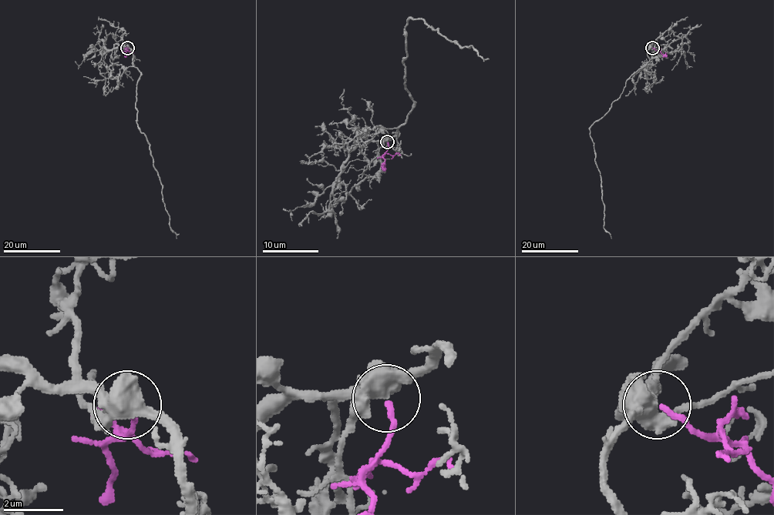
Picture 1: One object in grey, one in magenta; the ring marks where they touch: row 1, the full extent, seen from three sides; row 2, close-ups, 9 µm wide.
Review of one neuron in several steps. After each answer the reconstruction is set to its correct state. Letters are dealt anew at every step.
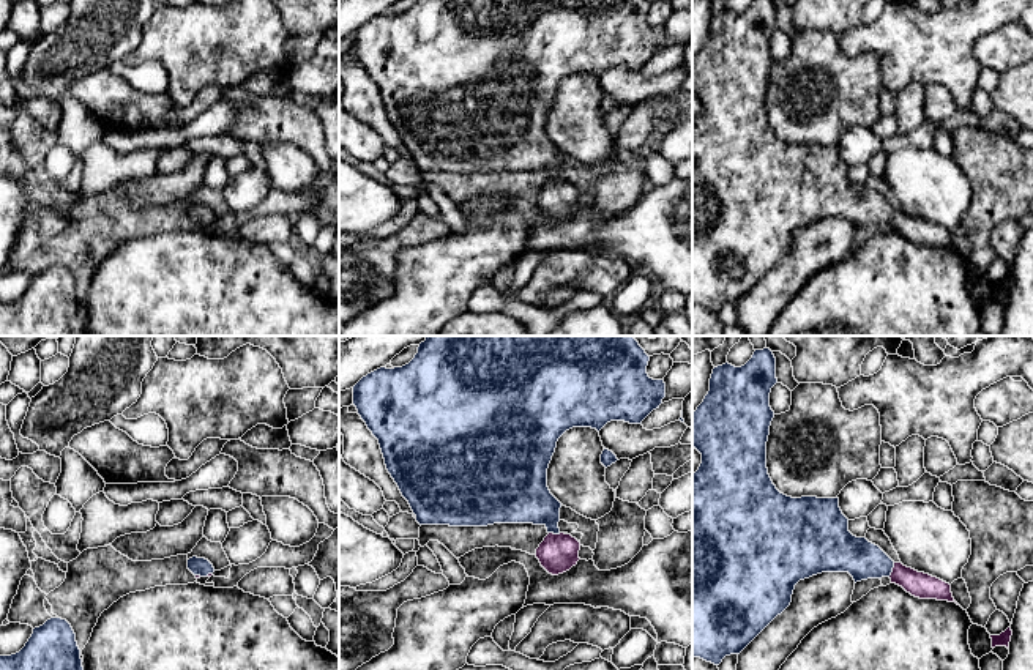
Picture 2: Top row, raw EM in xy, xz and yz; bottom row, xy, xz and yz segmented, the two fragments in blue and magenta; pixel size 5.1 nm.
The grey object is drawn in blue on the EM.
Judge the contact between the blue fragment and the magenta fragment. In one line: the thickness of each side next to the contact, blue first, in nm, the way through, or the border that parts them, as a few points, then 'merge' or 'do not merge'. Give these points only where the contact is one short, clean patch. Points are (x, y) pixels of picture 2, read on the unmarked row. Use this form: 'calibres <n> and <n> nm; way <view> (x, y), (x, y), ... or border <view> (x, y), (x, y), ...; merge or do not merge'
calibres 200 and 130 nm; way yz (863, 207), (891, 216), (921, 232); merge

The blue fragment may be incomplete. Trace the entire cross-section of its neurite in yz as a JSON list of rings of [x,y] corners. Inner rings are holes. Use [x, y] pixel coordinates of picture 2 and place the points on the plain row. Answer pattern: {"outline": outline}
{"outline": [[[754,0],[741,14],[725,9],[713,16],[710,38],[692,60],[692,93],[702,101],[702,110],[692,121],[692,304],[700,304],[714,312],[719,312],[725,303],[740,301],[778,262],[781,262],[790,252],[795,232],[800,227],[822,219],[848,219],[855,230],[867,225],[889,224],[891,230],[902,233],[915,244],[956,249],[949,230],[907,214],[902,210],[894,210],[878,192],[869,189],[866,184],[853,183],[848,178],[848,166],[842,161],[837,143],[792,145],[776,136],[766,115],[766,88],[774,65],[774,58],[770,54],[770,39],[776,30],[776,5],[773,0]]]}

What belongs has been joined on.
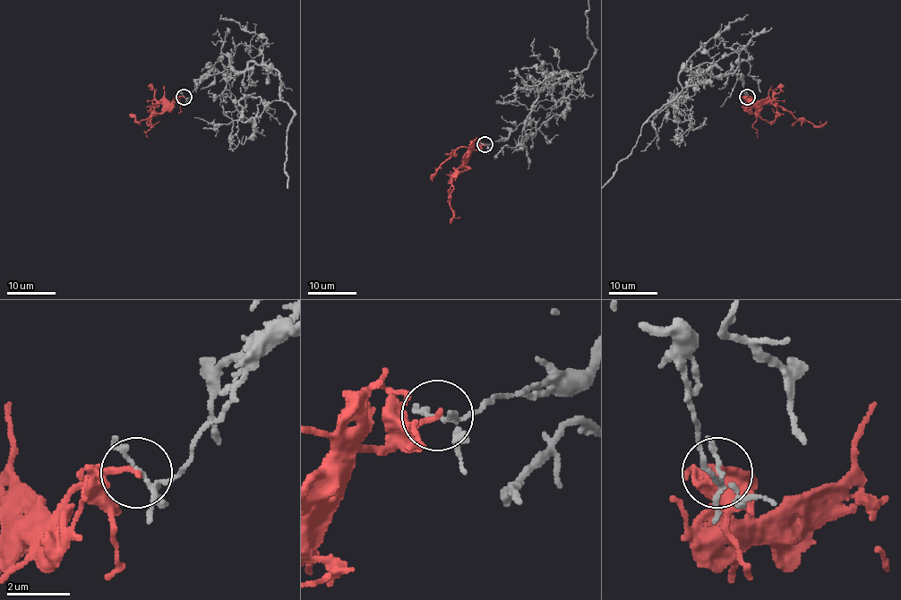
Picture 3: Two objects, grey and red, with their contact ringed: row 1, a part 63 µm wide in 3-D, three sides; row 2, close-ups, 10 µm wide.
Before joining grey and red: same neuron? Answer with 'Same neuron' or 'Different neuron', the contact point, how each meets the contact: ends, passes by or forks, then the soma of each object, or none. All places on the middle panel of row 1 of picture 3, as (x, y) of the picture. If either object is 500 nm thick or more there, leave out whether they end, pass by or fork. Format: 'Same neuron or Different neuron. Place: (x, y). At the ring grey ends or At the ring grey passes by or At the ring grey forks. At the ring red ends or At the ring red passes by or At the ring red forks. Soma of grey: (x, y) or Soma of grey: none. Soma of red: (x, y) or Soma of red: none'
Different neuron. Place: (484, 144). At the ring grey forks. At the ring red ends. Soma of grey: none. Soma of red: none

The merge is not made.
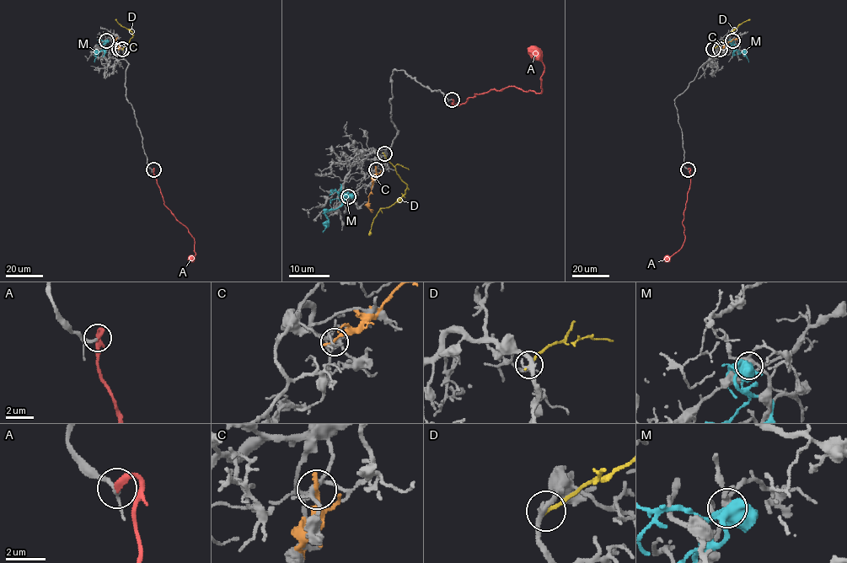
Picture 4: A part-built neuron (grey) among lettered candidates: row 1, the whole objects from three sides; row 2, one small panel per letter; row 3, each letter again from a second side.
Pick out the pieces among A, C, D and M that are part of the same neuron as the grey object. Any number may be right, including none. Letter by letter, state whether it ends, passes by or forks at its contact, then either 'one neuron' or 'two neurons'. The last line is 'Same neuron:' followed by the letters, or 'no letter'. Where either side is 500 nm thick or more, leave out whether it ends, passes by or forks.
A: it ends | one neuron
C: it ends | two neurons
D: it ends | two neurons
M: it forks | two neurons
Same neuron: A

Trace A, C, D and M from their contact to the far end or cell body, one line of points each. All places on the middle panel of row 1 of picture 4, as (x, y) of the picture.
A: (452, 99), (452, 104), (461, 104), (475, 94), (502, 90), (510, 86), (540, 93), (544, 65), (528, 47)
C: (376, 169), (376, 177), (368, 195), (368, 208), (372, 211)
D: (383, 154), (407, 189), (388, 206), (378, 211), (368, 235)
M: (348, 196), (348, 193), (339, 206), (326, 213), (327, 223), (323, 231)

